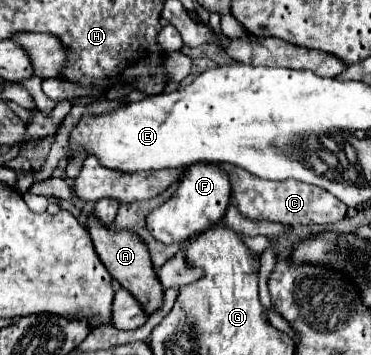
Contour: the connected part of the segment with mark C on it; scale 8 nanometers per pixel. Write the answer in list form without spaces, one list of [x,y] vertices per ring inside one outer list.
[[[221,164],[221,168],[229,172],[233,188],[233,204],[249,220],[271,220],[281,224],[335,224],[345,218],[347,212],[345,204],[337,196],[319,186],[311,186],[299,180],[281,180],[281,182],[263,180],[231,164]]]

